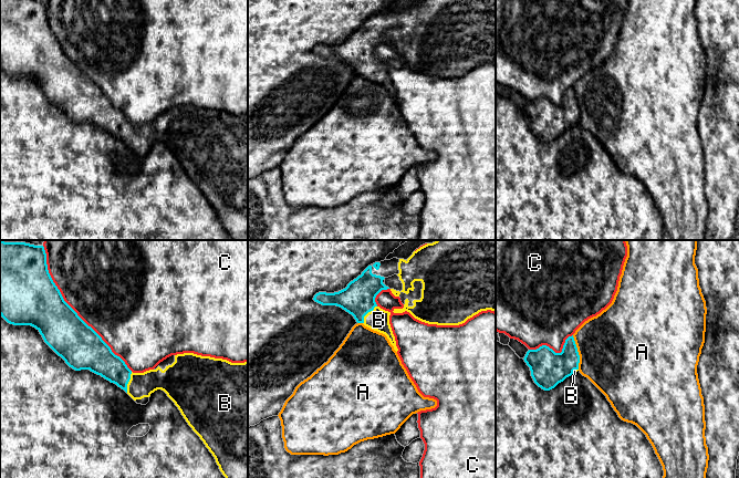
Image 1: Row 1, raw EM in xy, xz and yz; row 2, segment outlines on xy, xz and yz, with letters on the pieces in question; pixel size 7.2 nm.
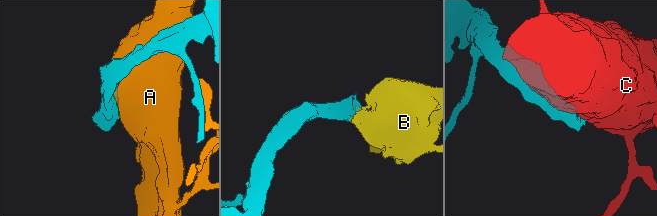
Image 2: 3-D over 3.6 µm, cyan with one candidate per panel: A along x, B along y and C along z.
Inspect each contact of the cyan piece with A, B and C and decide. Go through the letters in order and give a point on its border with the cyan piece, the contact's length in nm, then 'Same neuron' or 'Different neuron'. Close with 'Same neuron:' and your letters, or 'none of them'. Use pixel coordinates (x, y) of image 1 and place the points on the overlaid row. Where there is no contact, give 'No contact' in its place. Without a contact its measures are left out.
A: Touches cyan at yz (578, 352). Shared border 260 nm. Different neuron
B: Touches cyan at xy (128, 381). Shared border 160 nm. Same neuron
C: Touches cyan at xy (72, 309). Shared border 1100 nm. Different neuron
Same neuron: B

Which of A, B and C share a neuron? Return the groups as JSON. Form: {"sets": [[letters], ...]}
{"sets": [["A"], ["B"], ["C"]]}

